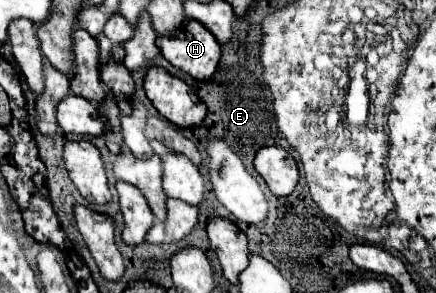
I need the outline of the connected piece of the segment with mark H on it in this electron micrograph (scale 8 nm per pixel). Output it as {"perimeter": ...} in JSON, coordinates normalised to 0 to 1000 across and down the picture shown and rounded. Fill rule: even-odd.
{"perimeter":[[[431,68],[404,130],[362,123],[362,164],[372,191],[445,273],[482,273],[500,239],[500,198],[509,157],[459,75]]]}

